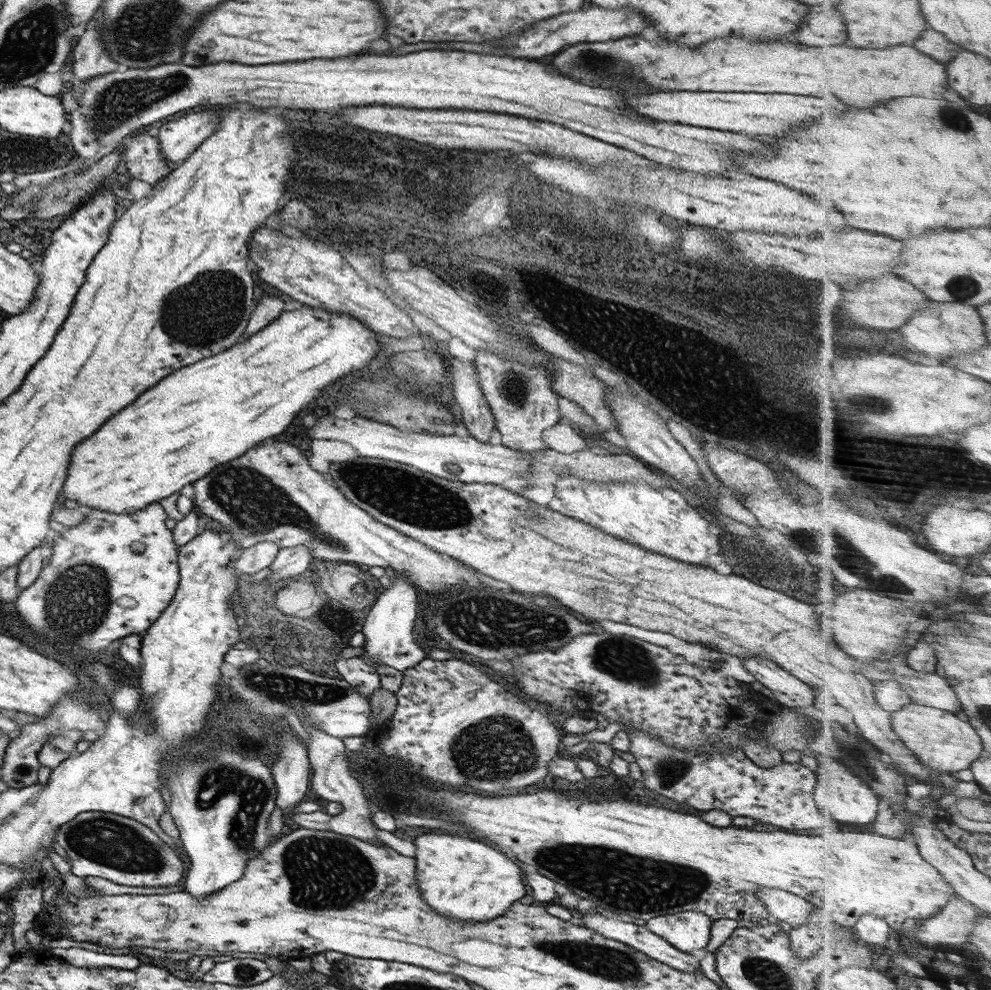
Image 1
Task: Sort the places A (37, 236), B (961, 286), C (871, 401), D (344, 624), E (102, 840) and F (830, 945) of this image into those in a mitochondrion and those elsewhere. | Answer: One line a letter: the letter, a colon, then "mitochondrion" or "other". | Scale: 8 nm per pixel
A: other
B: mitochondrion
C: mitochondrion
D: other
E: mitochondrion
F: other

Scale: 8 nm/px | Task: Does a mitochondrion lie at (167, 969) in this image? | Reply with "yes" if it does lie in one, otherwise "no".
no

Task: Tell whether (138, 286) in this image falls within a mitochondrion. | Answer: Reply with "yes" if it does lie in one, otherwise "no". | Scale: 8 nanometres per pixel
no

